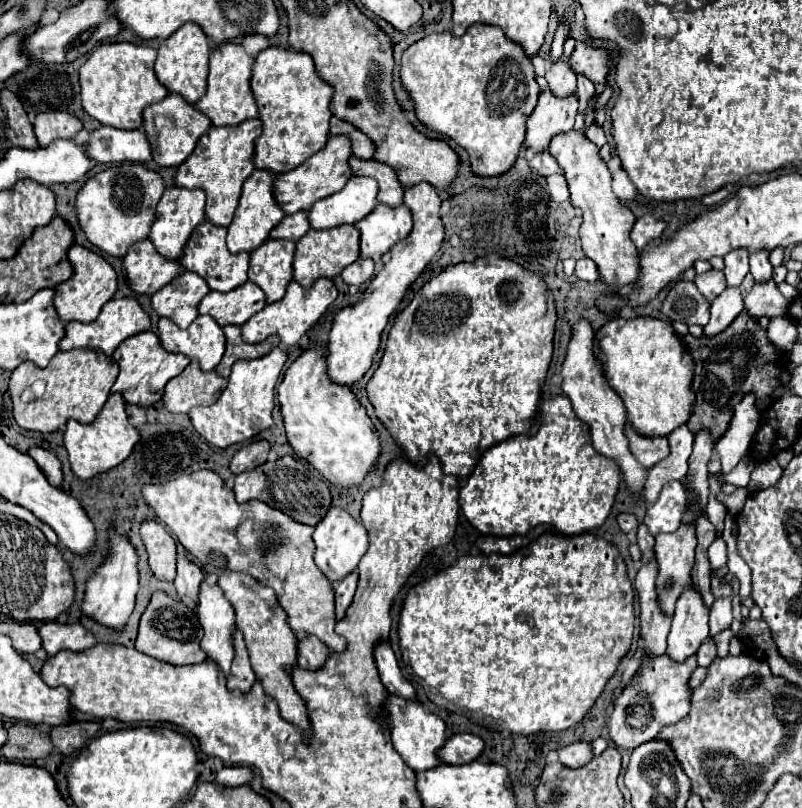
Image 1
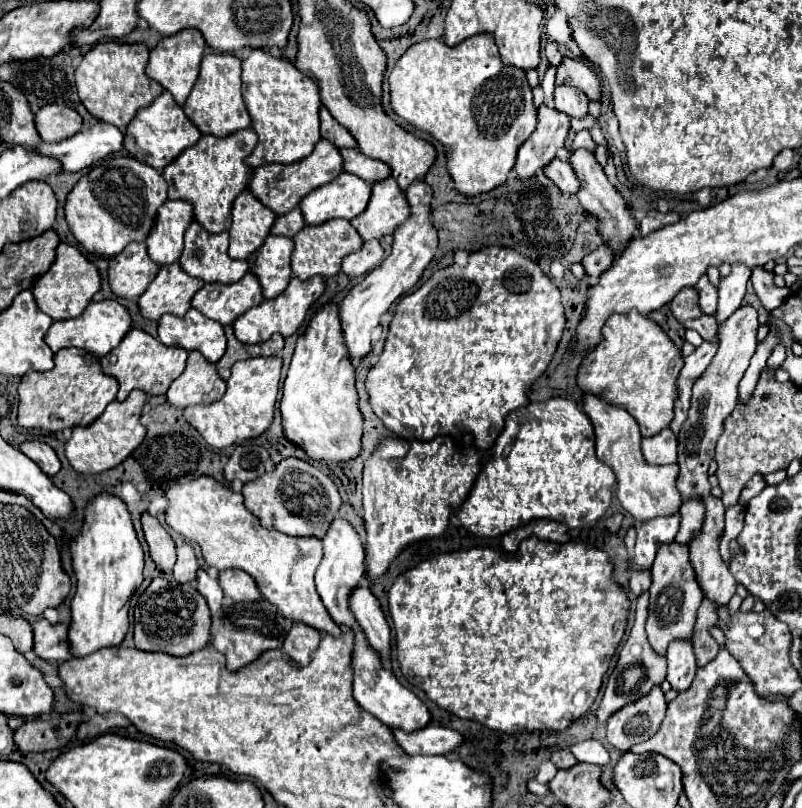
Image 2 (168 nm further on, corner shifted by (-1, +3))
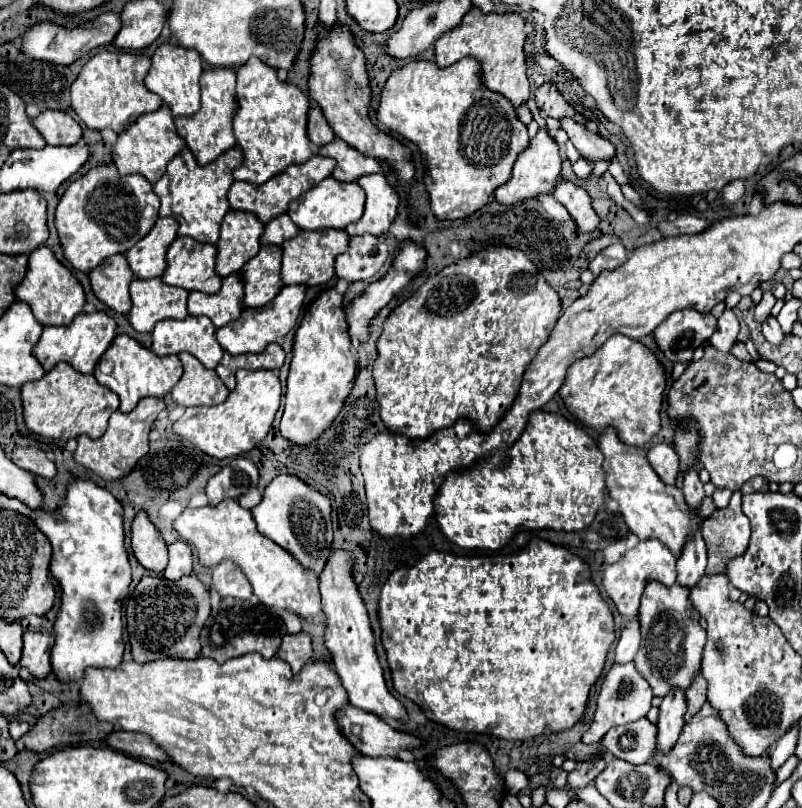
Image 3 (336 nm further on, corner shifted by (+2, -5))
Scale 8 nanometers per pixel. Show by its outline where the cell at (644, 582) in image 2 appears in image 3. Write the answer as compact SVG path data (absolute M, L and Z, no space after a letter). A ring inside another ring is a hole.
M633 622L633 626L625 626L621 630L621 640L615 650L615 664L627 664L633 660L633 654L639 646L639 622Z

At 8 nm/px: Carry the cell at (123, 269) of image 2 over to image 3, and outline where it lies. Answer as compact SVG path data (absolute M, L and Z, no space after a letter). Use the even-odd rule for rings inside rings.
M115 254L113 258L105 258L97 270L89 272L89 282L97 300L115 310L117 314L127 314L131 306L129 284L133 280L133 272L125 262L123 254Z

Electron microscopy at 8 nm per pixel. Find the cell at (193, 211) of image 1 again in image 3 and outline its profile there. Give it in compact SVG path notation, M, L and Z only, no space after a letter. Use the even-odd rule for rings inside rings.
M159 218L151 232L125 252L131 272L139 280L157 278L165 270L165 250L177 238L177 222L173 218Z

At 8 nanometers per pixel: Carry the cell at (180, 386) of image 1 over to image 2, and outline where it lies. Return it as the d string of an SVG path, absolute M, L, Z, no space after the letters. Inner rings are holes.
M190 352L186 370L170 384L166 396L174 408L188 408L194 404L212 404L224 390L226 382L218 376L216 366L204 360L200 352Z

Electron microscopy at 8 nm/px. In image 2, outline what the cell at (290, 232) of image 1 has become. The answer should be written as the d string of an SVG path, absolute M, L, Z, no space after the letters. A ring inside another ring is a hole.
M296 208L296 210L292 210L292 212L282 214L282 216L276 218L270 234L282 234L282 236L286 236L286 238L292 238L292 236L296 236L302 228L304 228L304 216L302 216L302 212Z

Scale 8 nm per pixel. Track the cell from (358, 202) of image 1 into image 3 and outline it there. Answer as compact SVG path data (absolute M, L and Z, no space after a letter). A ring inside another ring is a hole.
M333 176L325 178L305 194L301 194L297 200L289 204L289 218L301 228L301 230L319 230L319 228L339 228L343 230L347 224L357 222L363 214L363 204L365 204L365 192L357 182L345 184L337 182Z

